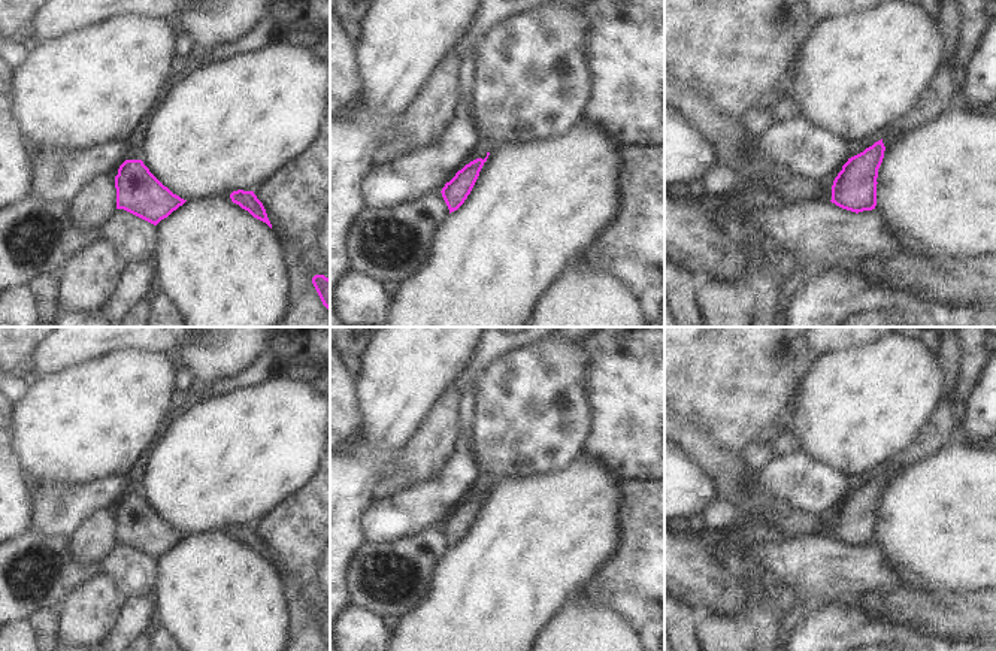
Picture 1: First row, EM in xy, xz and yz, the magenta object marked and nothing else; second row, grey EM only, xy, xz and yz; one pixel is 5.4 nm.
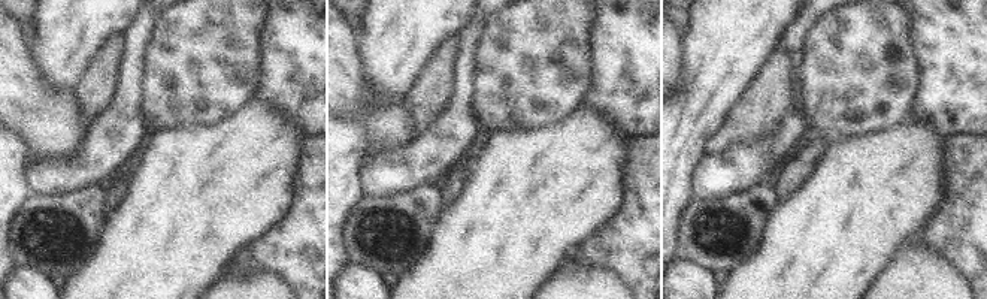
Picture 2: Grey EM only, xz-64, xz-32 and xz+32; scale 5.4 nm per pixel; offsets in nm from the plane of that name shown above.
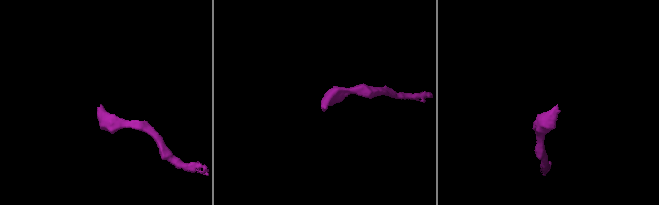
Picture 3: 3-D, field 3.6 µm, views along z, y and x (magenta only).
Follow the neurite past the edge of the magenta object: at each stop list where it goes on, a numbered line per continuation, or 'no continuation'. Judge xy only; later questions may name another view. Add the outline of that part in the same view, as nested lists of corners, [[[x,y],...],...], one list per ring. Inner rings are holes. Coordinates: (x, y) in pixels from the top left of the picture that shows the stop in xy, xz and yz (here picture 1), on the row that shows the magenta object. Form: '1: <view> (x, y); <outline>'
no continuation

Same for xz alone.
no continuation

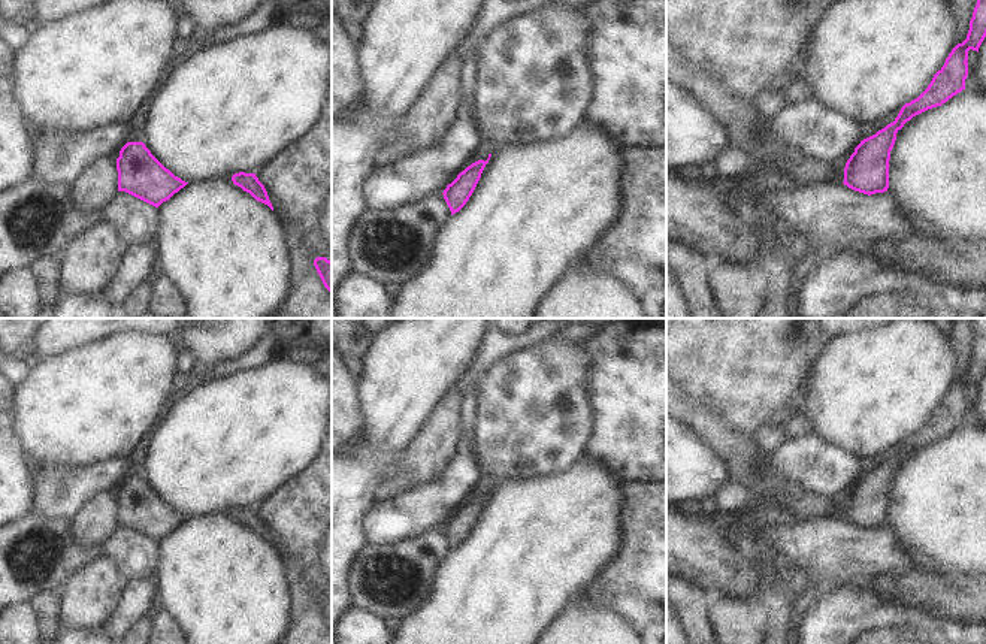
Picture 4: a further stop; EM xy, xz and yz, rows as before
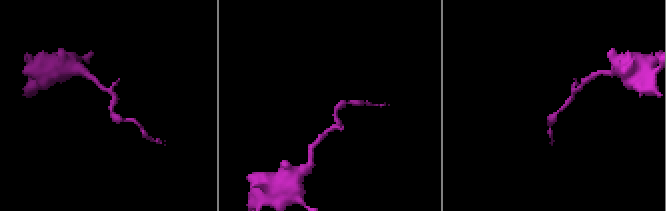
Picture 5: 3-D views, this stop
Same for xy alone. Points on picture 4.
no continuation

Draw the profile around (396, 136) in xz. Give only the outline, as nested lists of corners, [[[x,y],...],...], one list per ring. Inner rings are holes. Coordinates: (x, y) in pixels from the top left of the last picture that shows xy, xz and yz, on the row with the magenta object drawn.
[[[399,120],[382,136],[381,151],[385,149],[387,146],[394,146],[400,149],[403,155],[406,155],[406,139],[408,133],[405,130],[402,120]]]

